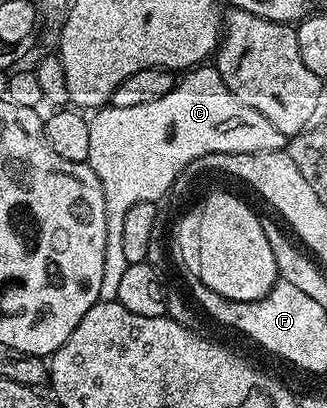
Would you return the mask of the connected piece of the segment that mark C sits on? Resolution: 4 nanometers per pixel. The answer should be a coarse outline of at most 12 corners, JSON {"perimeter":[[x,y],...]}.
{"perimeter":[[216,65],[108,107],[87,165],[107,212],[102,302],[129,261],[123,224],[210,154],[284,150]]}

